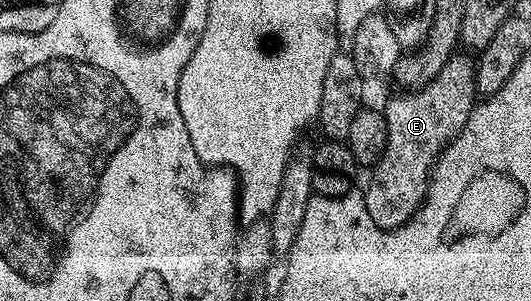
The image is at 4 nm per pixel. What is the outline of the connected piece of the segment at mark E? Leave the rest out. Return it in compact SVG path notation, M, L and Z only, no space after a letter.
M453 53L446 60L442 72L430 80L420 90L397 93L397 98L388 102L388 107L383 107L382 113L388 129L388 143L371 171L372 179L368 182L368 191L363 191L362 197L366 204L366 212L370 212L370 220L374 220L376 226L383 230L397 230L399 226L405 226L416 214L416 209L424 203L428 195L428 179L432 177L432 169L436 167L436 161L440 153L445 150L449 142L453 142L462 132L466 120L472 115L472 107L477 105L476 92L476 64L467 53Z

